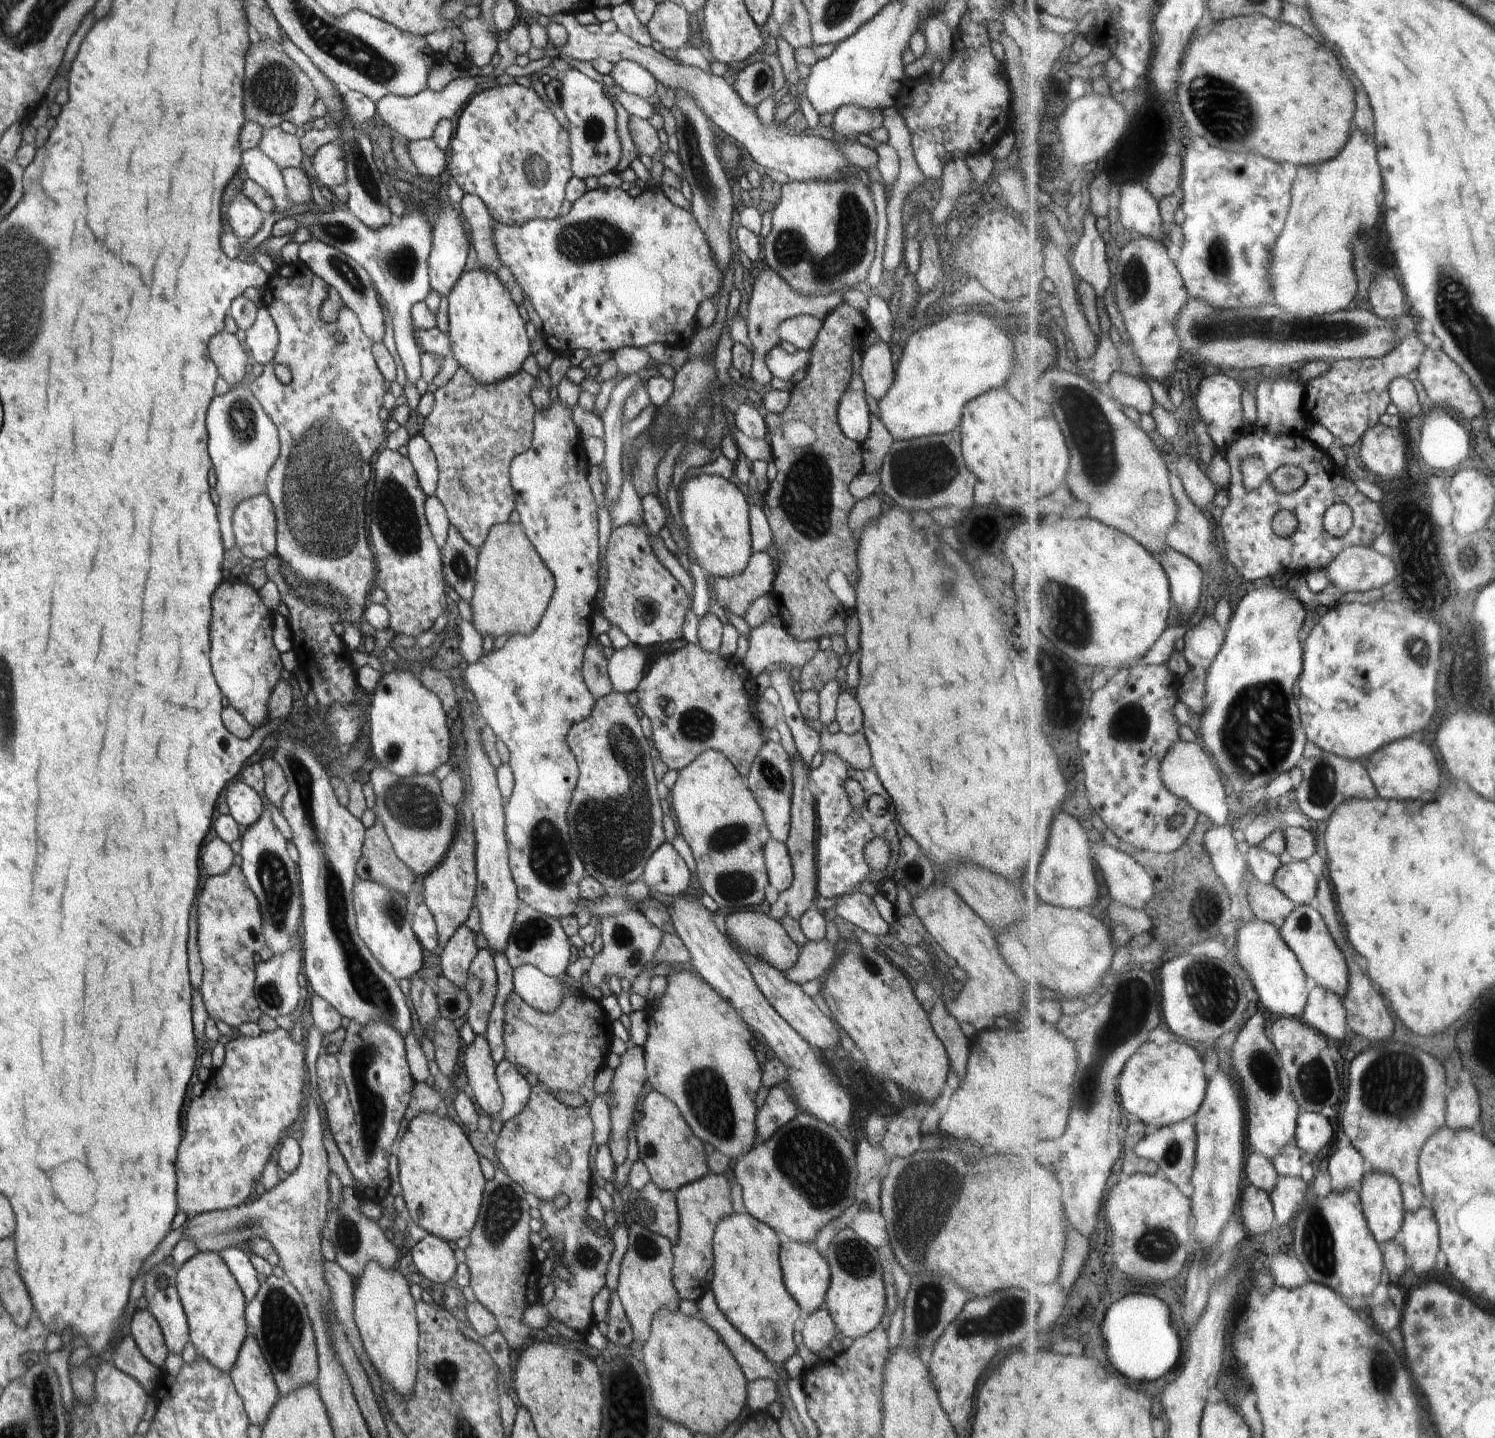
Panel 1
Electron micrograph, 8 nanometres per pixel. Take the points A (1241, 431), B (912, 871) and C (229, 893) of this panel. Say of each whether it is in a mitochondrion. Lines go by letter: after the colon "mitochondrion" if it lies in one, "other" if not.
A: other
B: mitochondrion
C: other

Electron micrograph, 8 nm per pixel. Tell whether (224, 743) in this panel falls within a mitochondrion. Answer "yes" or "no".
no

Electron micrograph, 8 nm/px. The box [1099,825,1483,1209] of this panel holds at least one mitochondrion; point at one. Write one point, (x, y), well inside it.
(1388, 1072)

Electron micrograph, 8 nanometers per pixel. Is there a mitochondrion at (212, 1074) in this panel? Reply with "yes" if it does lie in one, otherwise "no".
no

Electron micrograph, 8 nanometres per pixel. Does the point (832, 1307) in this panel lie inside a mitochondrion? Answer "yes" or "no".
no

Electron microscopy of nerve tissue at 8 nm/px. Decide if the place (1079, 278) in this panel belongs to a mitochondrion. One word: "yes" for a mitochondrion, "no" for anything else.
no

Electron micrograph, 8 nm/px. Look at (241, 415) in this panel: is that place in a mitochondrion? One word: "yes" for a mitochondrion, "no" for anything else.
yes

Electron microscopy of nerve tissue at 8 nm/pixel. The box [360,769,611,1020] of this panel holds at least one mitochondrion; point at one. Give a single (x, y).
(552, 864)

